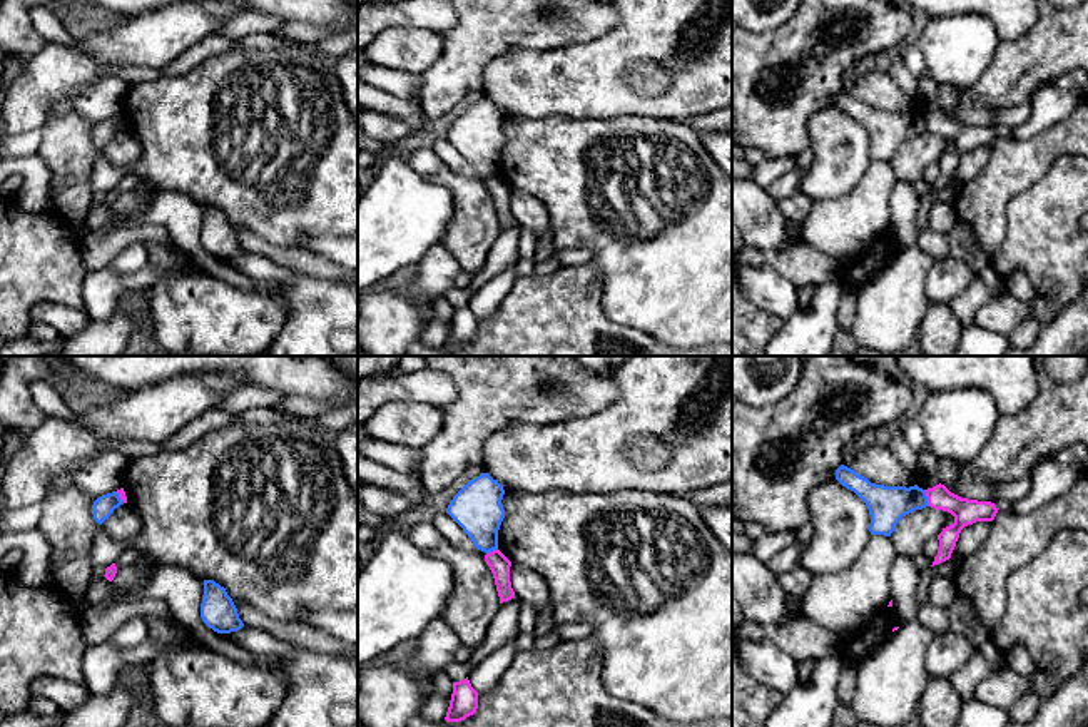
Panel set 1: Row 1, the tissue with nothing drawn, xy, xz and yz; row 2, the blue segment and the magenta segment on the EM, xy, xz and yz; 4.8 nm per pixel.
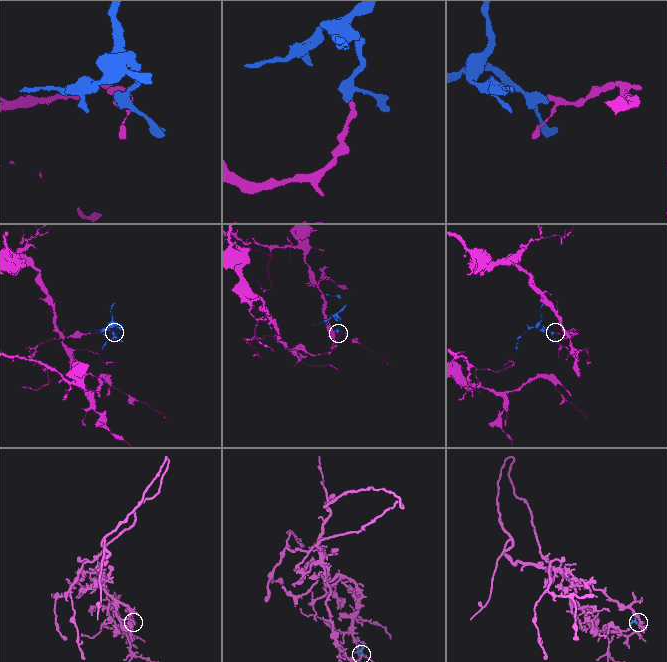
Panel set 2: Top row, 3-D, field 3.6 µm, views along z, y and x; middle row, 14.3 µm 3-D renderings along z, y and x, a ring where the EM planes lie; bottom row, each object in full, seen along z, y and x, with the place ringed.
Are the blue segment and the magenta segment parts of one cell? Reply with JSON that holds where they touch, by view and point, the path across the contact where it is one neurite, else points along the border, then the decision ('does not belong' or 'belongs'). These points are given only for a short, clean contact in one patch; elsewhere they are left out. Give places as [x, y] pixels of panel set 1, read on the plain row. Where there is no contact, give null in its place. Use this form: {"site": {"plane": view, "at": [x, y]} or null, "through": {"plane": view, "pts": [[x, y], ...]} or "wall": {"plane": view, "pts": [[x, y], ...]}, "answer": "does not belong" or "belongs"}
{"site": {"plane": "yz", "at": [926, 124]}, "wall": {"plane": "yz", "pts": [[925, 116], [928, 131]]}, "answer": "does not belong"}

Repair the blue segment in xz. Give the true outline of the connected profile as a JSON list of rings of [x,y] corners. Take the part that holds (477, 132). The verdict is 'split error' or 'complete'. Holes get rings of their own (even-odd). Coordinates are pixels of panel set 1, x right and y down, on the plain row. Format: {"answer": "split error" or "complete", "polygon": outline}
{"answer": "complete", "polygon": [[[488,99],[468,107],[450,127],[446,139],[485,179],[498,174],[498,155],[505,144],[505,115]]]}

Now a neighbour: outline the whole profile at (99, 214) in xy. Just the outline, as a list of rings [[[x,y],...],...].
[[[105,202],[90,206],[87,216],[84,217],[89,231],[99,231],[102,226],[110,224],[114,219],[114,211]]]

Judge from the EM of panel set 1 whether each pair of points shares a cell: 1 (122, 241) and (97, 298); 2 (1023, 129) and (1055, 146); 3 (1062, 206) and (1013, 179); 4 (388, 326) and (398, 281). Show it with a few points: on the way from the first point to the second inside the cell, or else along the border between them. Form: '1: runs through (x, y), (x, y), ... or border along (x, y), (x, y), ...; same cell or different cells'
1: border along (106, 266), (87, 271); different cells
2: border along (1068, 114), (1032, 137), (1015, 139), (1011, 136); different cells
3: border along (1055, 161), (1038, 179), (1008, 203), (1005, 221); different cells
4: border along (416, 266), (415, 276), (401, 289), (375, 289); different cells

